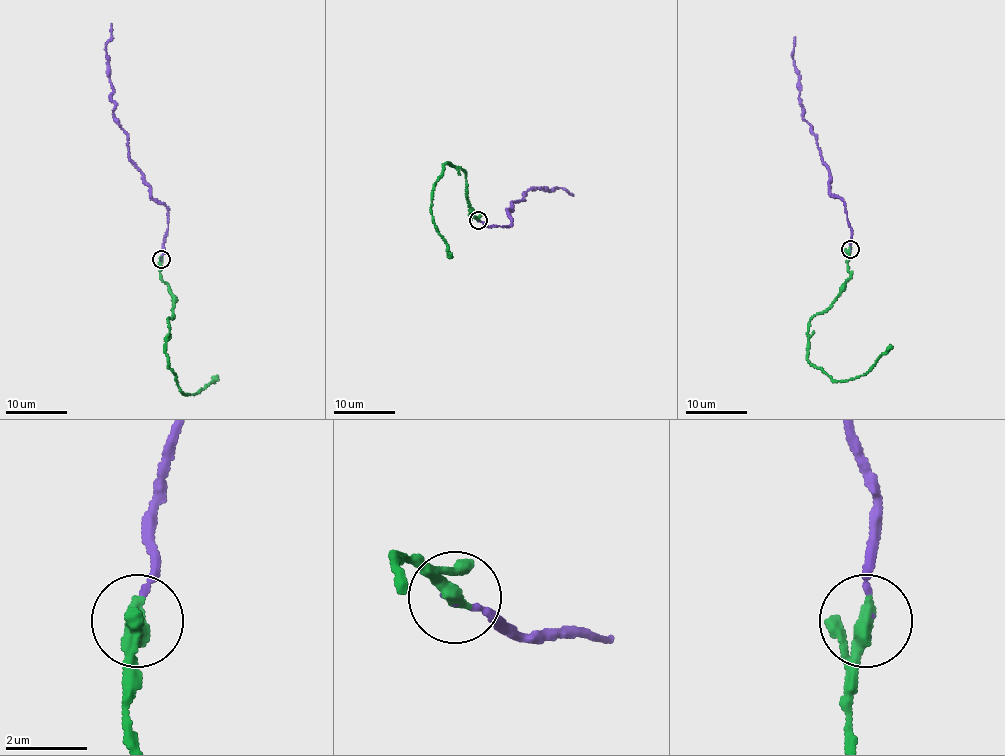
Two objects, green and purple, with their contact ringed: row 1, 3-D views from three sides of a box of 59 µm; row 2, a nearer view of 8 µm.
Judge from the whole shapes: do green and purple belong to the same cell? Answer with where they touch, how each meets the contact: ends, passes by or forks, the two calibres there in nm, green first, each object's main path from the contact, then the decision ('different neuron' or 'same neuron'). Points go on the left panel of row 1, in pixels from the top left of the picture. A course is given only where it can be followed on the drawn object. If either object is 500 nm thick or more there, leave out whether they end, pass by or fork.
place (161, 259); green passes by; purple ends; calibres 320 and 100 nm; course green (161, 260), (160, 278), (168, 285), (173, 305), (167, 361), (181, 392), (194, 395), (216, 377); course purple (161, 258), (168, 211), (150, 195), (144, 175), (130, 159), (127, 132), (115, 117), (106, 44), (111, 23); same neuron

